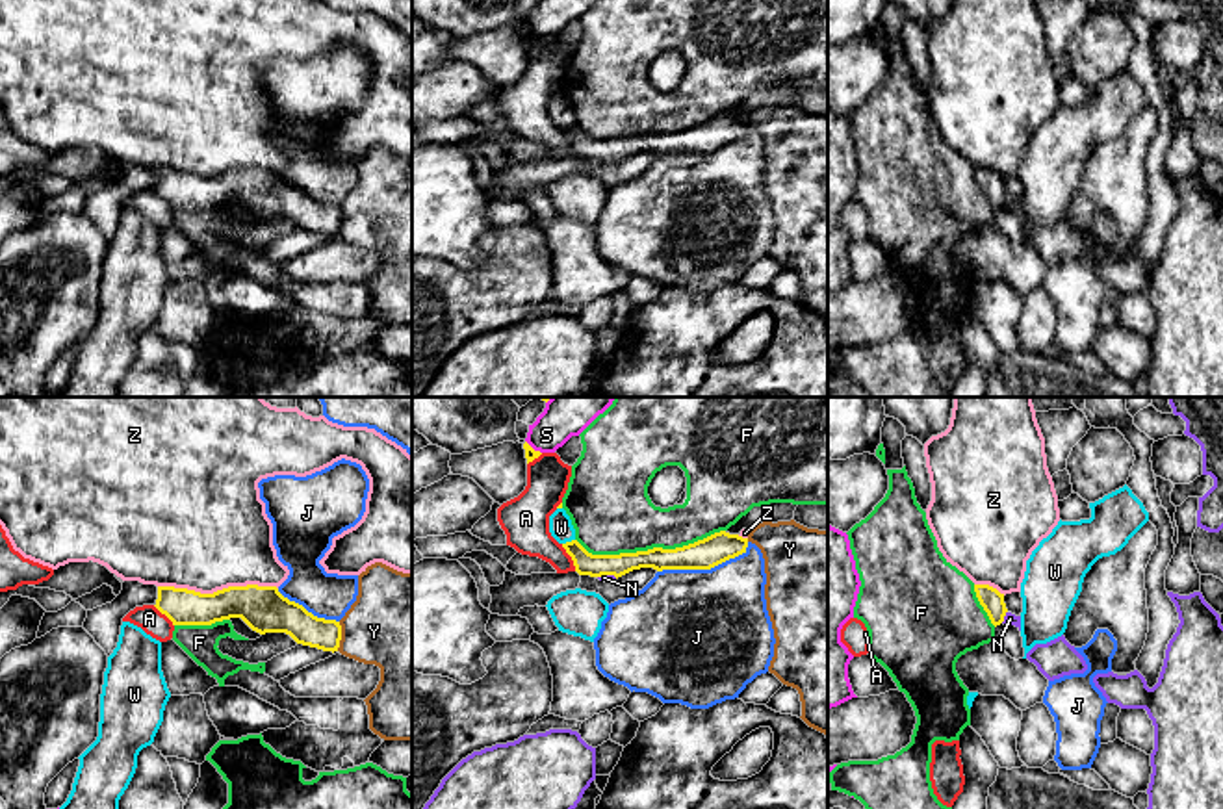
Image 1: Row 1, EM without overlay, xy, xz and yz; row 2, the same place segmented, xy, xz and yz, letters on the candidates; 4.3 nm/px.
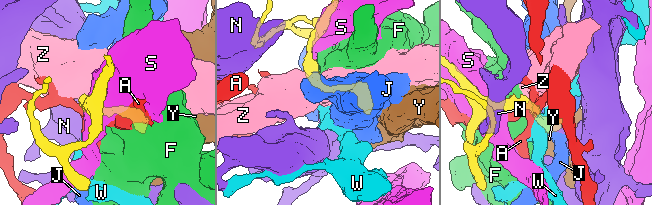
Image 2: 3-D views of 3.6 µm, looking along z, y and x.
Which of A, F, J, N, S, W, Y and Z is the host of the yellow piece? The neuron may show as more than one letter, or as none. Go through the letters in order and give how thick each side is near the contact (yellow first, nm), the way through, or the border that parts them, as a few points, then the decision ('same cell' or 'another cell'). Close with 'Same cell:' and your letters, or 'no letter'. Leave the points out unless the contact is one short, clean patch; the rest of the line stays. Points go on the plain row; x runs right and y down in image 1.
A: 100/200 nm | another cell
F: 130/360 nm | another cell
J: 130/500 nm | another cell
N: 100/30 nm | across xz (659, 143), (628, 145), (607, 158), (604, 162) | same cell
S: 50/160 nm | another cell
W: 100/100 nm | along xz (574, 123), (563, 128) | another cell
Y: 140/400 nm | another cell
Z: 200/480 nm | another cell
Same cell: N

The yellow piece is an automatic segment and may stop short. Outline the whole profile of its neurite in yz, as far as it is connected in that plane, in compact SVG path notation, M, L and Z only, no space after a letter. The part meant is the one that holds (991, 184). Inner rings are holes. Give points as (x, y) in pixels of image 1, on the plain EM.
M974 169L974 176L995 212L1004 208L1015 210L1021 215L1021 200L1015 200L1006 193L1004 178L989 169Z

